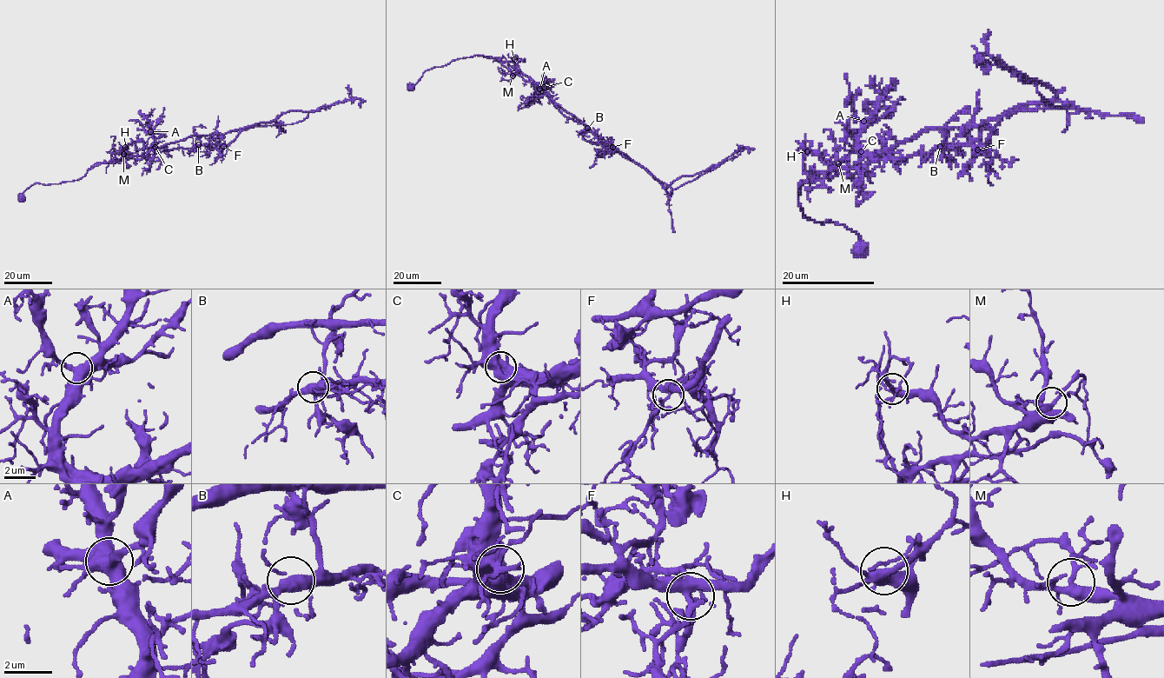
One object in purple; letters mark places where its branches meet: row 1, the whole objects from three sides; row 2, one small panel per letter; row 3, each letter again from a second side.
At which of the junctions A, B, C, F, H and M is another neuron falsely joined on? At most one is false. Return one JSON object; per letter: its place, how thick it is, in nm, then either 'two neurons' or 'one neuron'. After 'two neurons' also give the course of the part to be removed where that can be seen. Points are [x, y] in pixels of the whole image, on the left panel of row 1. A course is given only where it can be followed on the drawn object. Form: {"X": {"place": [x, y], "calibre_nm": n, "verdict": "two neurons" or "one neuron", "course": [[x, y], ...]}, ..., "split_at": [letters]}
{"A": {"place": [150, 131], "calibre_nm": 460, "verdict": "one neuron"}, "B": {"place": [198, 144], "calibre_nm": 400, "verdict": "one neuron"}, "C": {"place": [155, 147], "calibre_nm": 550, "verdict": "two neurons", "course": [[155, 147], [158, 152], [228, 145], [244, 129], [303, 121], [311, 110], [336, 102], [357, 97], [361, 108]]}, "F": {"place": [223, 146], "calibre_nm": 360, "verdict": "one neuron"}, "H": {"place": [125, 147], "calibre_nm": 320, "verdict": "one neuron"}, "M": {"place": [123, 154], "calibre_nm": 320, "verdict": "one neuron"}, "split_at": ["C"]}

